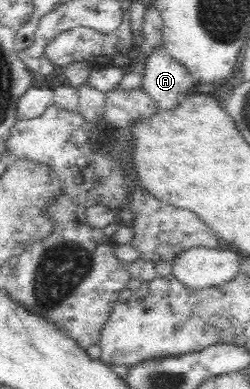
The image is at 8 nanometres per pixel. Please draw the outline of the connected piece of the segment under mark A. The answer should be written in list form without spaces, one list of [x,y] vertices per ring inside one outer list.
[[[163,43],[147,55],[141,88],[155,101],[157,108],[172,109],[178,105],[193,83],[188,70],[170,57]]]

